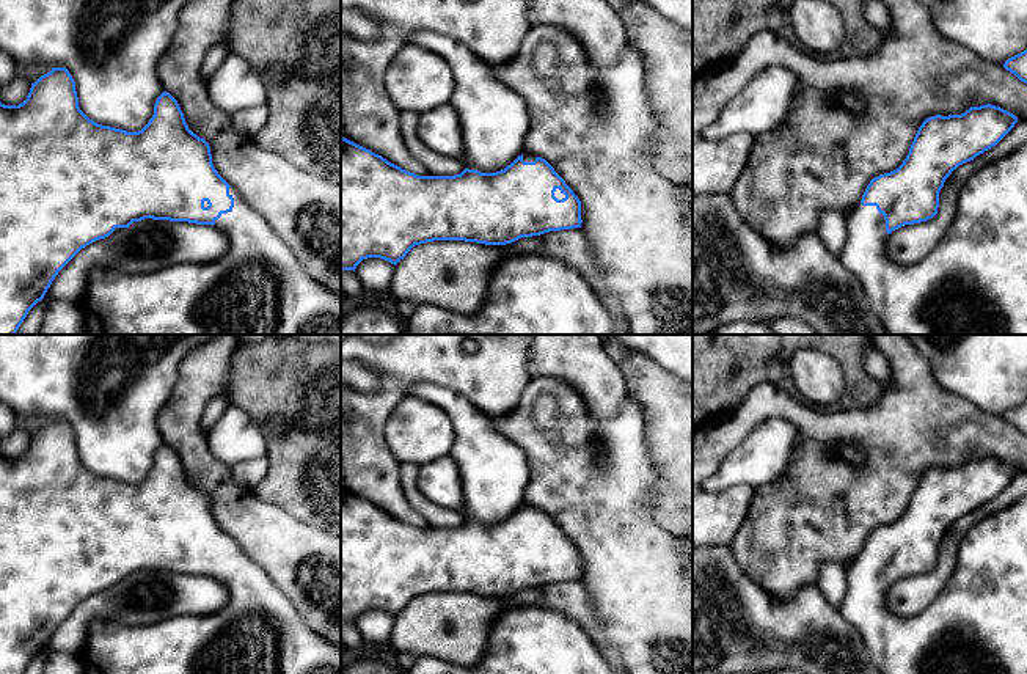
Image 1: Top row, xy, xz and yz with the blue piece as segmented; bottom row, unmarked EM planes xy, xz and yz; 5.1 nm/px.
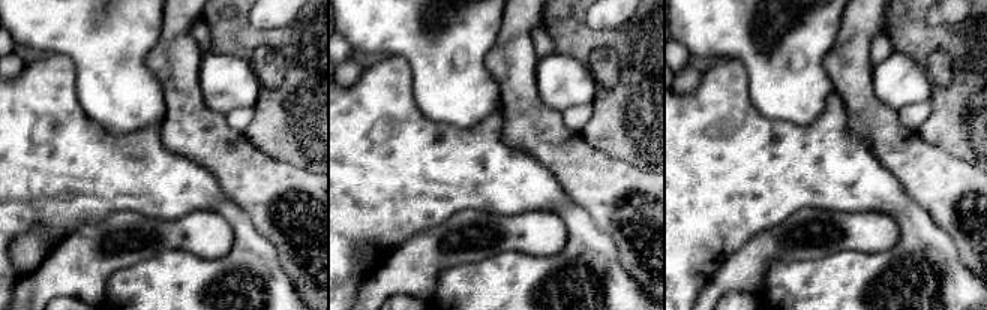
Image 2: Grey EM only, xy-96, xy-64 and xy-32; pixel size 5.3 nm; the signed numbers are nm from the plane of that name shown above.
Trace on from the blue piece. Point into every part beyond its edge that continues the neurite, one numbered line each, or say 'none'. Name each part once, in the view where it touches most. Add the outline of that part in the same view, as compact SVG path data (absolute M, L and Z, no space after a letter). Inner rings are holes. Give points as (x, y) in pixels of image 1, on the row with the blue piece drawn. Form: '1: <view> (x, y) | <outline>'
1: xy (258, 288) | M234 187L234 207L215 220L214 228L228 237L228 253L209 264L181 262L151 273L94 269L88 291L79 303L86 335L341 335L341 295L317 283Z

